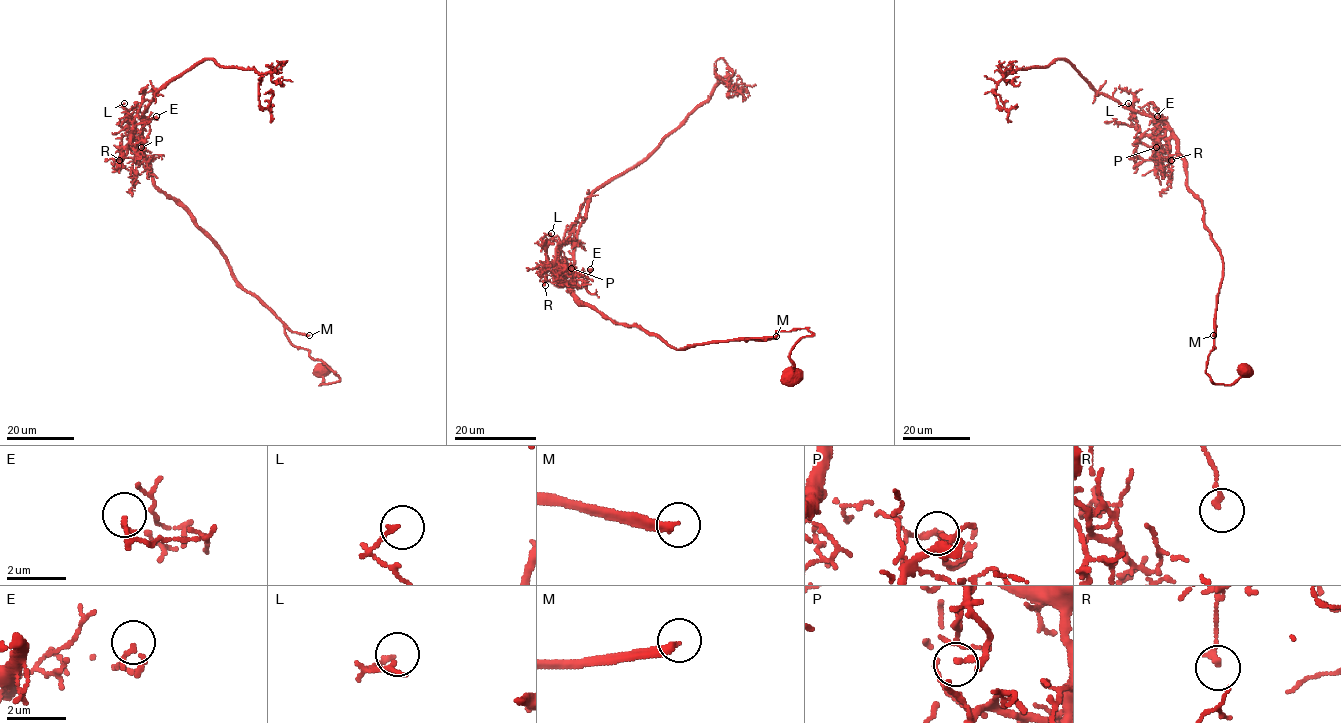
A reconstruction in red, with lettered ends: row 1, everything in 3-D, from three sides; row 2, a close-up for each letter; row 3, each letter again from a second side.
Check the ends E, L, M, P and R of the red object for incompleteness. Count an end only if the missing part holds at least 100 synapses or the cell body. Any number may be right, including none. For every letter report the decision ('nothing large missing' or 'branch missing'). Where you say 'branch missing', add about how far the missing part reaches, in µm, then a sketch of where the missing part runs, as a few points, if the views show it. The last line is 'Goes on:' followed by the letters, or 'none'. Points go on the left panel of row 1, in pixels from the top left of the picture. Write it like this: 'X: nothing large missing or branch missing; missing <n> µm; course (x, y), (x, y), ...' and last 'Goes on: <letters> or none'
E: nothing large missing
L: nothing large missing
M: branch missing; missing 140 µm
P: nothing large missing
R: nothing large missing
Goes on: M

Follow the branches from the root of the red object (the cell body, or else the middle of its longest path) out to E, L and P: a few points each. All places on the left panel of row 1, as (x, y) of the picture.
E: (321, 369), (320, 384), (339, 379), (291, 342), (221, 249), (155, 185), (143, 122), (156, 116)
L: (321, 369), (320, 384), (339, 379), (291, 342), (283, 323), (236, 279), (221, 249), (155, 185), (124, 103)
P: (321, 369), (320, 384), (339, 379), (291, 342), (221, 249), (155, 185), (141, 128), (141, 147)

